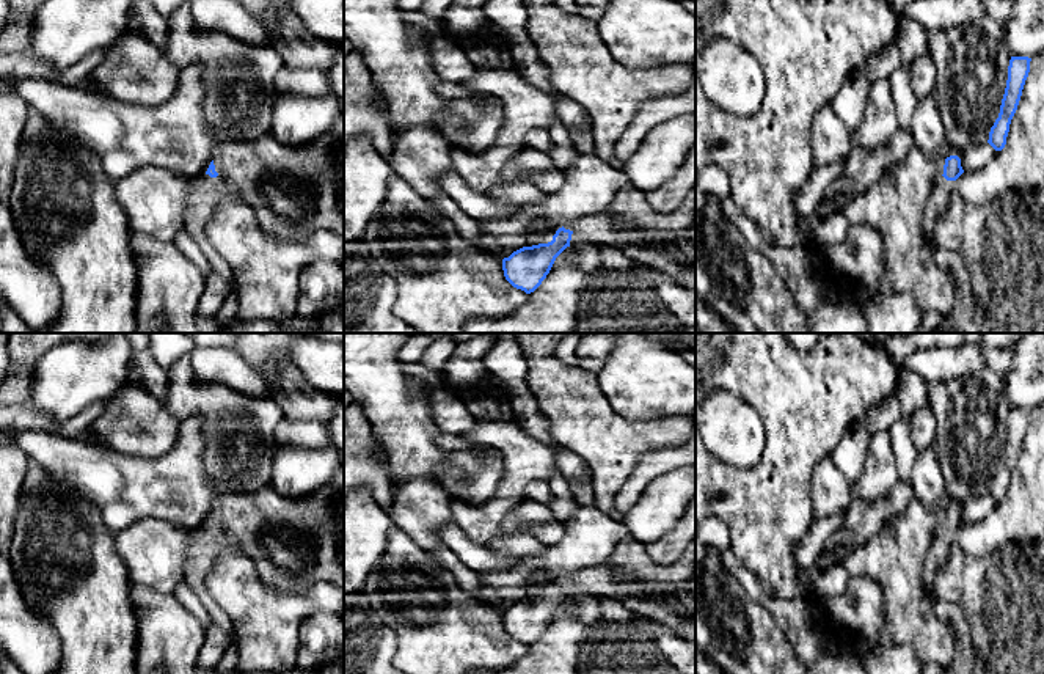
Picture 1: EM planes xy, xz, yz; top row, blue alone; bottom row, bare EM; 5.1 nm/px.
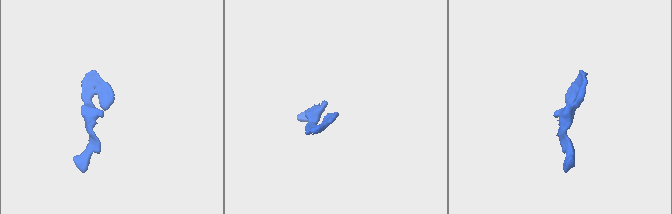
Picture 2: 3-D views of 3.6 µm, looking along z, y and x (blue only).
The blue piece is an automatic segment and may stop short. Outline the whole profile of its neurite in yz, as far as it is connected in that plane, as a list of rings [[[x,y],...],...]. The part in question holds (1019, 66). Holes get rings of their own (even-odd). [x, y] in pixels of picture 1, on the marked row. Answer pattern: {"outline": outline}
{"outline": [[[1011,57],[1009,60],[1008,80],[1000,105],[1000,113],[994,126],[991,127],[989,140],[987,140],[987,143],[995,151],[1002,151],[1006,145],[1009,124],[1017,110],[1022,90],[1030,72],[1030,61],[1031,58],[1028,57]]]}

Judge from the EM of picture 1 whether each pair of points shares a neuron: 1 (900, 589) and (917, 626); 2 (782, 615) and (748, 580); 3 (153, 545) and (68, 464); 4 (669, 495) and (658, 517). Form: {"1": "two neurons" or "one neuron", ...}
{"1": "one neuron", "2": "one neuron", "3": "two neurons", "4": "one neuron"}

